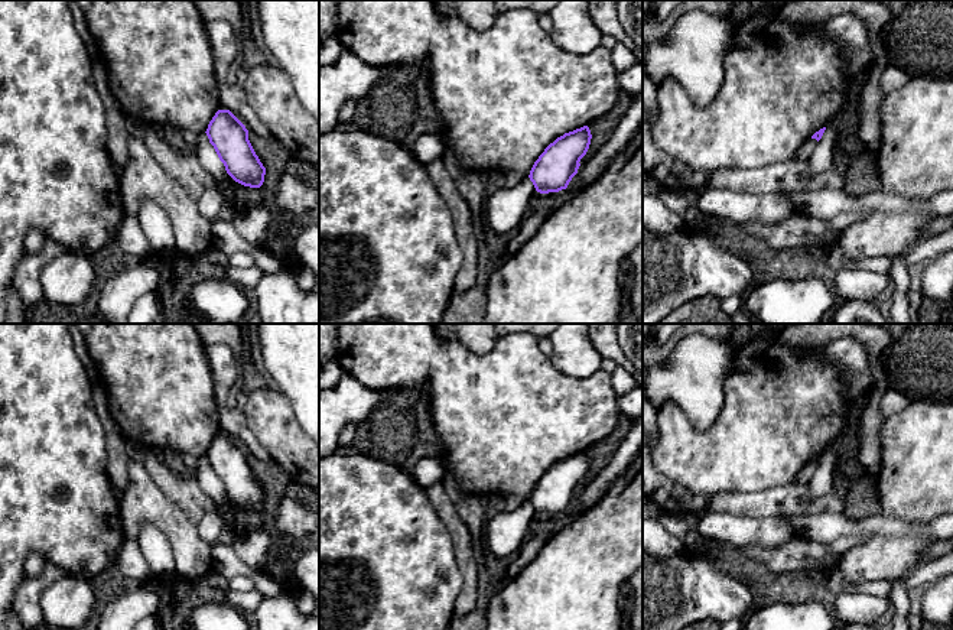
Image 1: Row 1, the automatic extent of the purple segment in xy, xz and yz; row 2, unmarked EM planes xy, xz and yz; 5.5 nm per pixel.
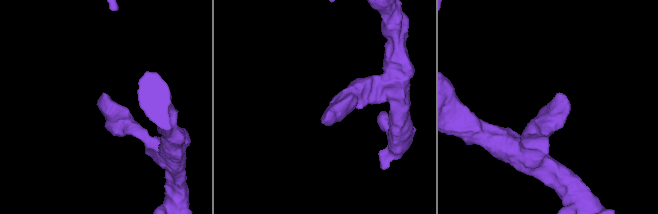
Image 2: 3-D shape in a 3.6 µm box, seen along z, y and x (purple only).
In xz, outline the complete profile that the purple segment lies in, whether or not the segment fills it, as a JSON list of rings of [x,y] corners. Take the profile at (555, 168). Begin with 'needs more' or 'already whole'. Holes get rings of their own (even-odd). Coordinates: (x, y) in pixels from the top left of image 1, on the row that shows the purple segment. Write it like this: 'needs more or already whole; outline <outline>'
already whole; outline [[[588,126],[565,133],[550,143],[539,156],[530,171],[530,181],[540,194],[559,192],[566,189],[578,173],[580,159],[591,144]]]

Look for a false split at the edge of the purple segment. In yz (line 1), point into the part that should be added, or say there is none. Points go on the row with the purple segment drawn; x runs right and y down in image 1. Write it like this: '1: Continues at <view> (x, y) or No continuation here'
1: No continuation here

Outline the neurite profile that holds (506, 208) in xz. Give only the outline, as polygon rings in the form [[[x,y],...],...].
[[[530,178],[521,179],[514,188],[495,184],[485,199],[487,225],[498,234],[517,230],[534,194],[537,191]]]

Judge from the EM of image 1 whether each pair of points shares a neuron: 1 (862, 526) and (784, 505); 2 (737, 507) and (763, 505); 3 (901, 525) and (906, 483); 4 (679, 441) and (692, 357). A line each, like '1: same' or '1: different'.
1: different
2: same
3: different
4: different

